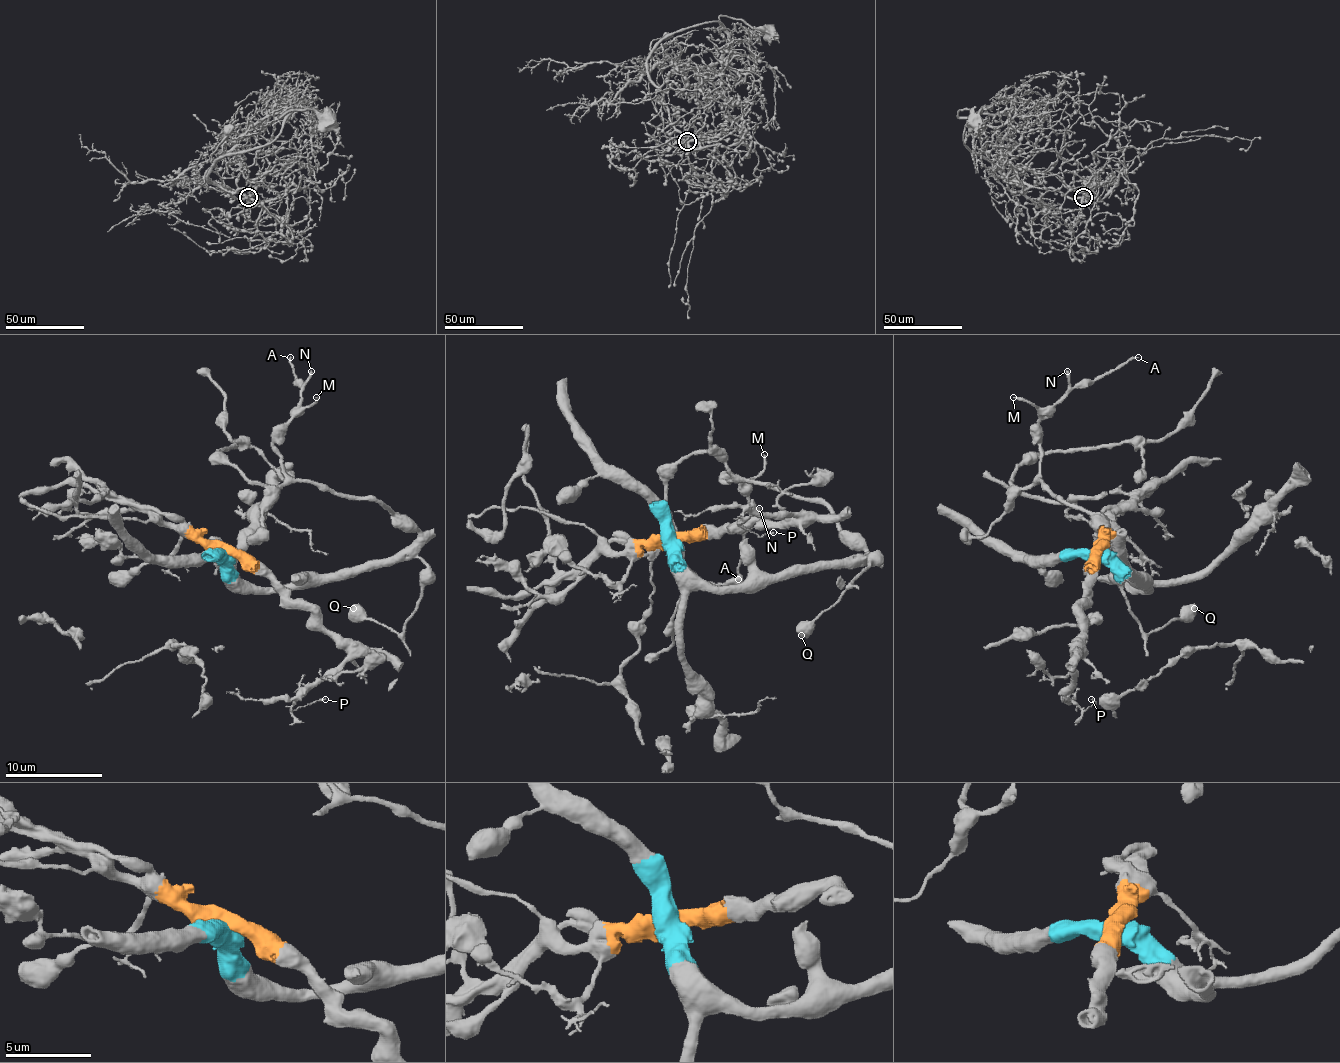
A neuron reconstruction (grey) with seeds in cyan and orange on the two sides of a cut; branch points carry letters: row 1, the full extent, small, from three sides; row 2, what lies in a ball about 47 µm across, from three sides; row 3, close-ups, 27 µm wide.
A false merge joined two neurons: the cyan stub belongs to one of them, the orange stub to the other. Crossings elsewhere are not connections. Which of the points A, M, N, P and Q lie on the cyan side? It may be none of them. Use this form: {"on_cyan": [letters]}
{"on_cyan": ["A", "M", "N", "Q"]}

